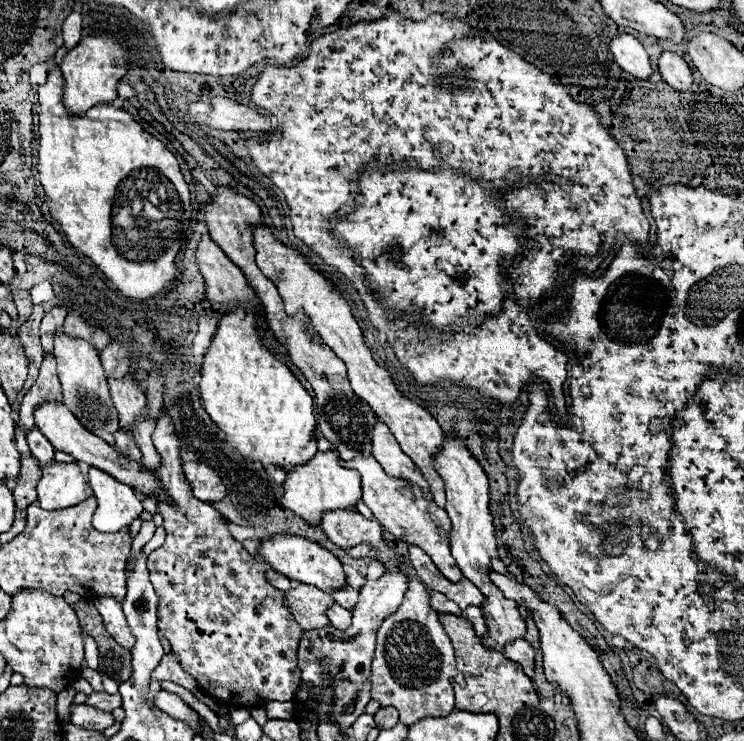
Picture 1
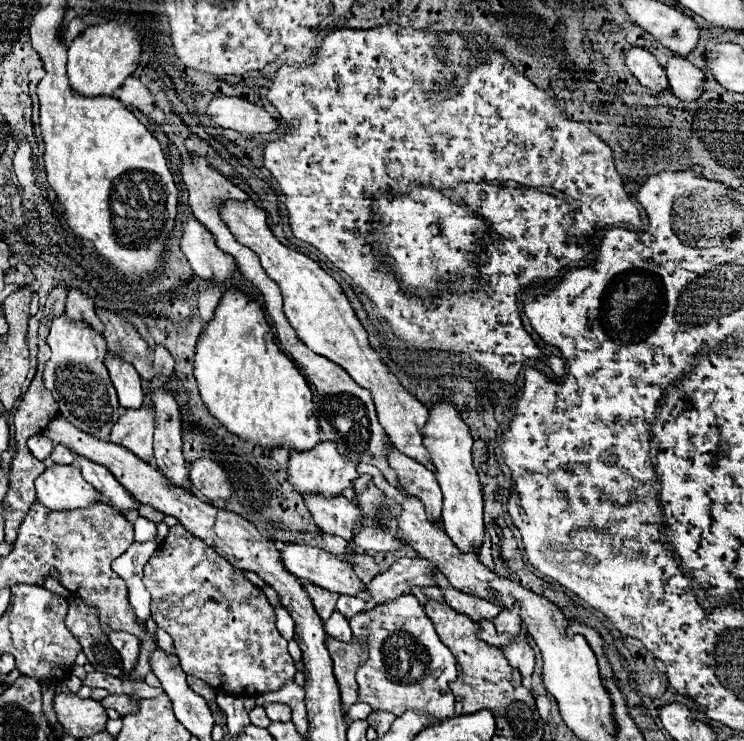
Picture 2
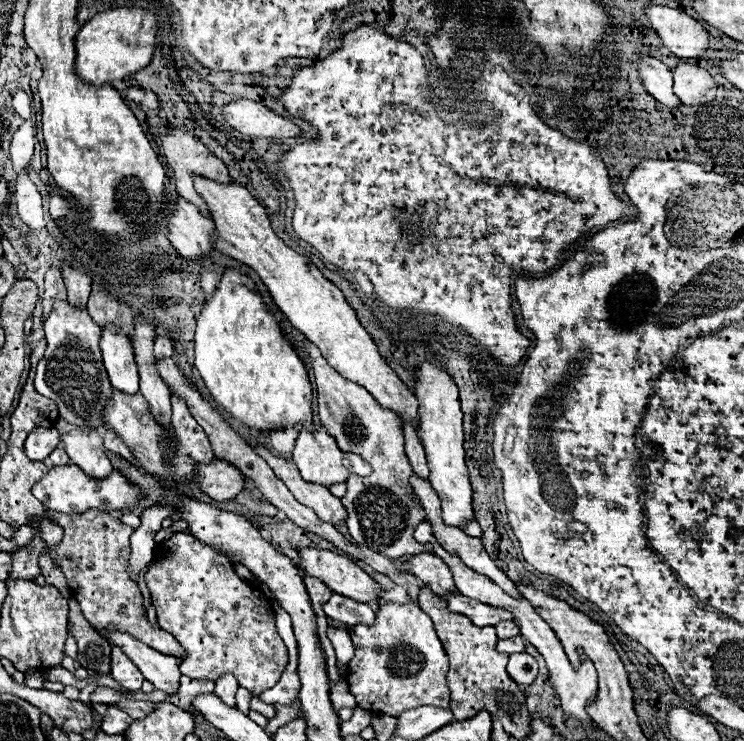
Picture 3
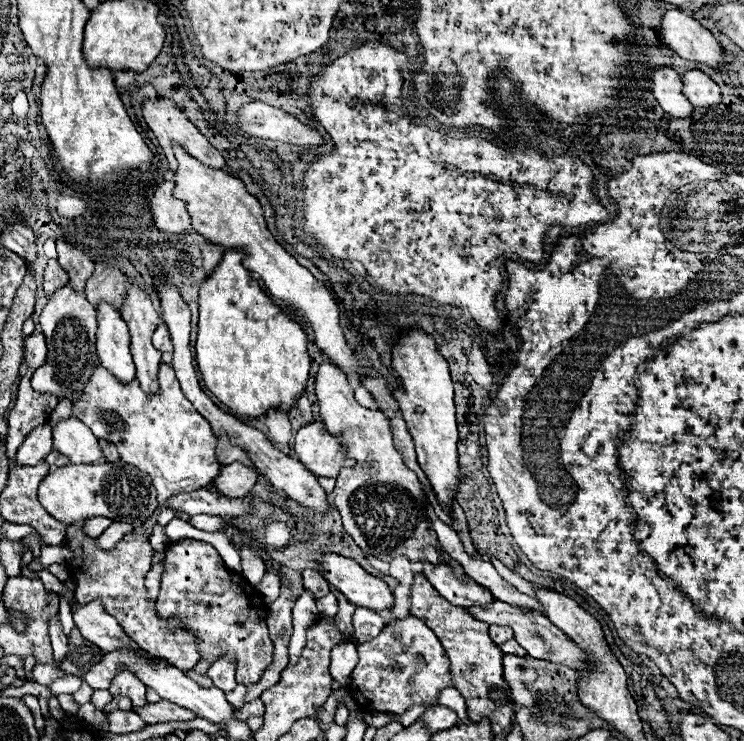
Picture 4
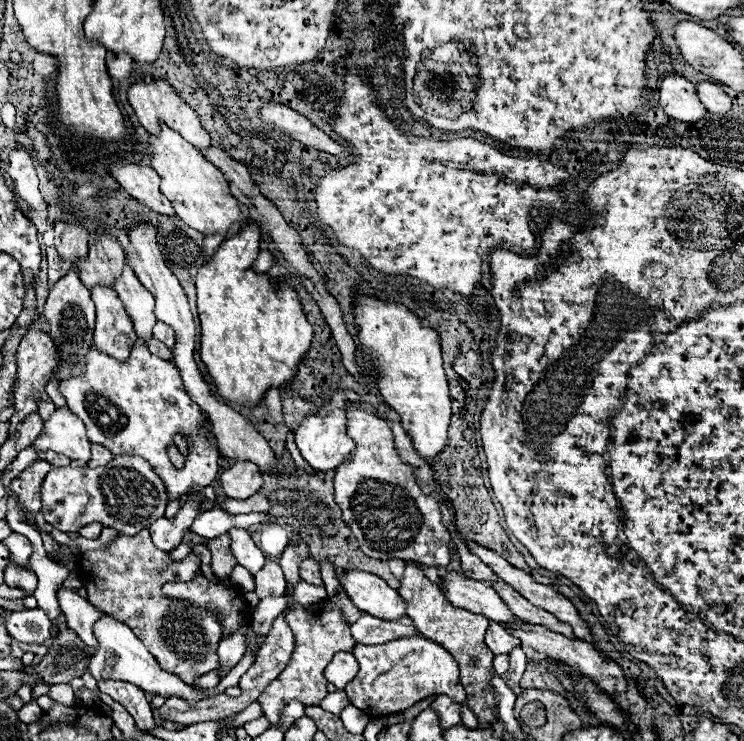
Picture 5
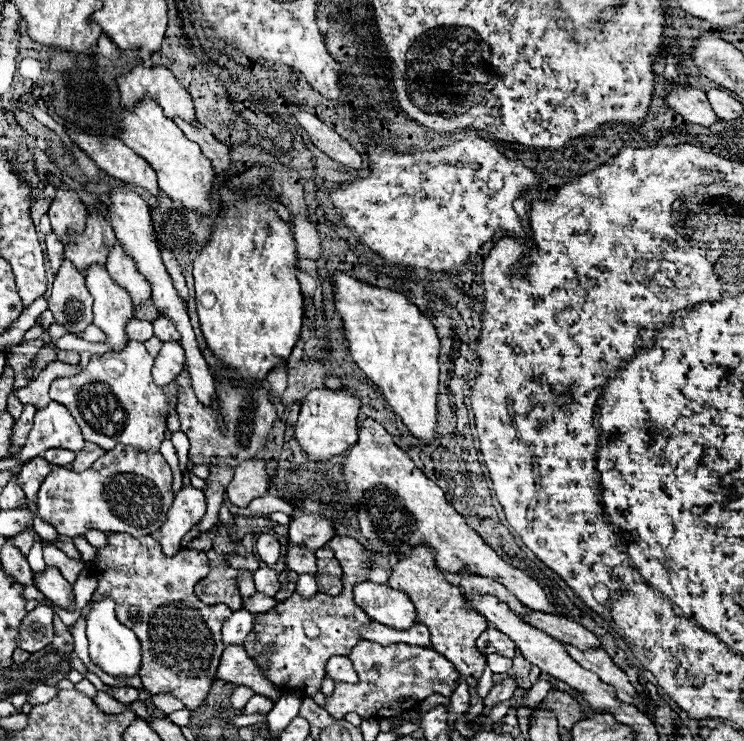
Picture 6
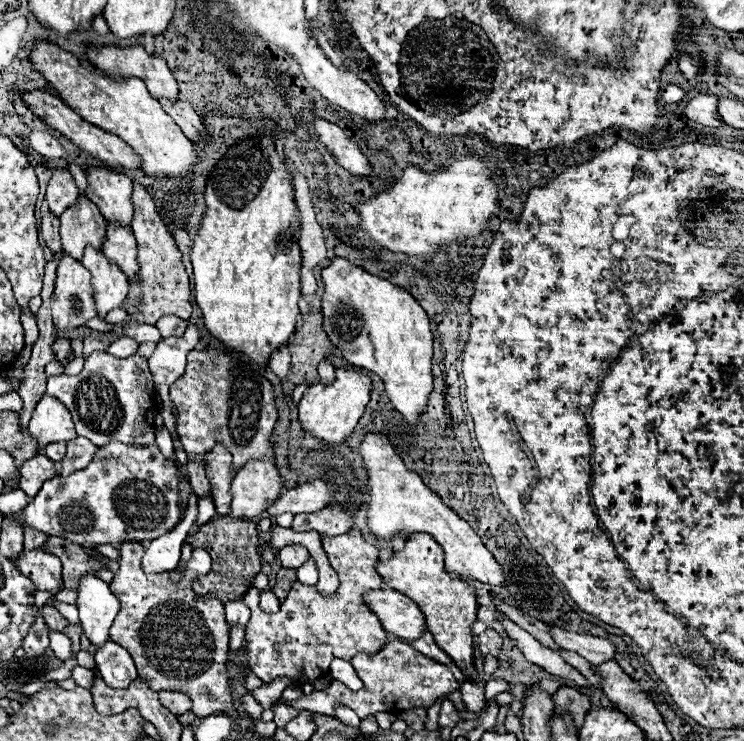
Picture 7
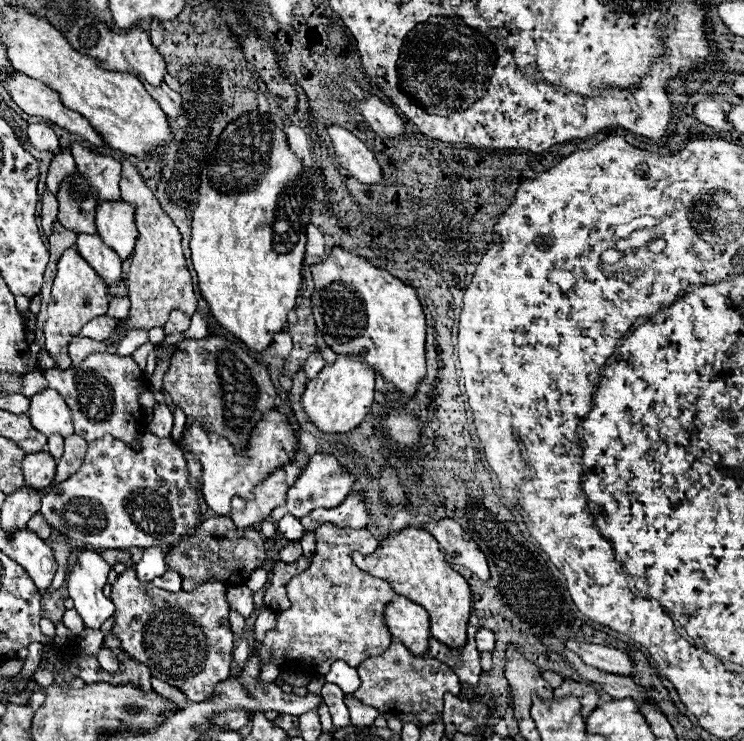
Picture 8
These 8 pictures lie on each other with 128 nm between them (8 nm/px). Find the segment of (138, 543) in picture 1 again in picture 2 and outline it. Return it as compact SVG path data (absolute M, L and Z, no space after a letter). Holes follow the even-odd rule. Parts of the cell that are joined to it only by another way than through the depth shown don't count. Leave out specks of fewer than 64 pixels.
M140 516L140 518L134 522L134 538L136 538L136 542L154 540L154 538L156 538L156 524Z

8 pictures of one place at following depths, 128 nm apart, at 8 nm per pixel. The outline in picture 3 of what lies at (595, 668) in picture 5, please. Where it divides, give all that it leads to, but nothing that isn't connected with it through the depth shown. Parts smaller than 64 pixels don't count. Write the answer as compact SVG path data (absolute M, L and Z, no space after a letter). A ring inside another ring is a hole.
M448 594L448 608L452 612L458 612L458 614L464 614L468 616L476 626L494 626L496 622L502 622L502 620L514 620L512 612L504 610L504 608L496 608L496 606L488 606L488 604L482 604L478 600L472 600L468 596L462 596L462 594Z

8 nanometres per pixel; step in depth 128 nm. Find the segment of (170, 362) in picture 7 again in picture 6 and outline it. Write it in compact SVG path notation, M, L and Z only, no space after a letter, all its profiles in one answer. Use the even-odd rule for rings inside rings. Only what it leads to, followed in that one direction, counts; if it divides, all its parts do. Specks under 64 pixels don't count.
M164 342L152 368L152 376L156 384L164 386L172 378L176 378L184 368L182 364L184 364L184 350L178 346L178 342ZM174 432L170 440L172 440L174 448L176 448L176 454L178 454L178 460L180 460L180 470L184 472L186 466L188 466L189 439L185 434L182 434L182 432ZM184 486L176 498L172 508L168 510L166 522L158 530L158 540L162 552L166 556L174 556L180 550L180 542L184 534L204 518L206 514L206 498L204 492L192 486Z

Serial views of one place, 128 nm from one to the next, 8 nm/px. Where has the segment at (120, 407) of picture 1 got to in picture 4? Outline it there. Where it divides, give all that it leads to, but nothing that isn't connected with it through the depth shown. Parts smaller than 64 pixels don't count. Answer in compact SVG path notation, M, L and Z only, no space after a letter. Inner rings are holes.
M100 304L98 308L96 346L100 364L112 370L120 382L132 382L132 378L136 378L136 366L130 356L128 326L122 316L106 304Z

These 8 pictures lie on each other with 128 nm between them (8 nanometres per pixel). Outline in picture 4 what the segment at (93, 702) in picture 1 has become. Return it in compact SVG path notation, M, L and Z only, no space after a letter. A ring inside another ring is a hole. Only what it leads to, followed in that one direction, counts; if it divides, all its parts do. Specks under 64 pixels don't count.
M160 700L156 704L146 704L142 708L134 710L146 724L152 722L174 722L174 720L194 720L196 714L190 710L184 710L182 706L176 706L168 700Z

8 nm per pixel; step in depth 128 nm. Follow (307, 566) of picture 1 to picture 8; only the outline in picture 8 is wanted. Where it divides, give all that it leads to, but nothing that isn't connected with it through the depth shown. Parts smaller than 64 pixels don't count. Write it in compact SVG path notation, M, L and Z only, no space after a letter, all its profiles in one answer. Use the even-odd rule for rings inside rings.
M396 596L392 602L386 604L384 620L390 634L408 646L416 656L426 654L428 650L428 614L422 606L410 602L404 596Z

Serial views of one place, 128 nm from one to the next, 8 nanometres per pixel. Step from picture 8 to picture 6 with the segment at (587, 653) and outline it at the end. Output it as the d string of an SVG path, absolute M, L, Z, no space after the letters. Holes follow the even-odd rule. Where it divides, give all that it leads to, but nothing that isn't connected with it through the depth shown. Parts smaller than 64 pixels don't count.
M530 610L524 618L530 626L544 630L548 636L552 636L560 642L572 644L578 650L588 650L590 646L600 646L598 638L592 632L588 632L584 626L580 626L580 624L576 624L564 616L554 616L554 614Z

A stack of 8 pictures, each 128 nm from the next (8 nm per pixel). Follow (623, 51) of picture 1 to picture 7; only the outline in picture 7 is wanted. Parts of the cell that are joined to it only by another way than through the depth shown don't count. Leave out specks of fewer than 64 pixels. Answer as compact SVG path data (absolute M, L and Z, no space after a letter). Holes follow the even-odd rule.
M698 94L698 96L694 96L694 98L686 104L684 114L686 114L690 120L702 124L702 126L720 128L720 126L724 126L724 120L720 118L720 114L718 114L718 110L716 110L716 100L718 100L716 96Z

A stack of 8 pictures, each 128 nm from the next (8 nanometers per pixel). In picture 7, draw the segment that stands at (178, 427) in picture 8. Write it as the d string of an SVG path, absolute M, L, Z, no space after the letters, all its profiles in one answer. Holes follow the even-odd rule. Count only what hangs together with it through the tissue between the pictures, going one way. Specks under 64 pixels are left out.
M198 499L197 506L198 515L195 526L200 527L201 525L210 521L216 515L216 510L211 499Z

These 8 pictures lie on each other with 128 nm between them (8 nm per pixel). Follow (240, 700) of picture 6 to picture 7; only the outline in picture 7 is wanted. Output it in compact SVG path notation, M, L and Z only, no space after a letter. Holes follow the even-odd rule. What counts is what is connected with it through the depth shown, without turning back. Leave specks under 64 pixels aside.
M246 692L240 700L242 700L242 708L244 708L244 712L250 714L254 720L260 720L260 712L262 712L262 708L260 708L260 704L252 698L252 694Z

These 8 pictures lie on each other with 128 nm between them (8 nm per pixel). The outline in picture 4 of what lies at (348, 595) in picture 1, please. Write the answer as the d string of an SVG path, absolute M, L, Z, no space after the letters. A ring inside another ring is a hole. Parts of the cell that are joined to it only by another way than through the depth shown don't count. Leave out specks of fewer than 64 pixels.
M330 592L328 596L324 596L324 598L316 600L316 604L318 604L318 612L320 612L322 616L334 618L334 616L336 616L336 612L338 612L338 600L336 600L336 596L334 596L332 592ZM356 606L354 616L352 616L352 624L354 624L354 642L364 642L368 638L376 638L376 634L384 628L384 622L388 622L386 618L382 618L378 612L372 612L368 608Z

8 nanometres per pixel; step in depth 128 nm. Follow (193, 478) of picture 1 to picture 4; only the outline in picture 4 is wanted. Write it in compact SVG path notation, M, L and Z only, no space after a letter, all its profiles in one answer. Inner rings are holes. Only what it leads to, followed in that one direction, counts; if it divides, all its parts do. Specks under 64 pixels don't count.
M234 462L234 464L222 466L212 484L224 496L244 498L244 496L248 496L248 492L256 484L256 472L240 462Z

